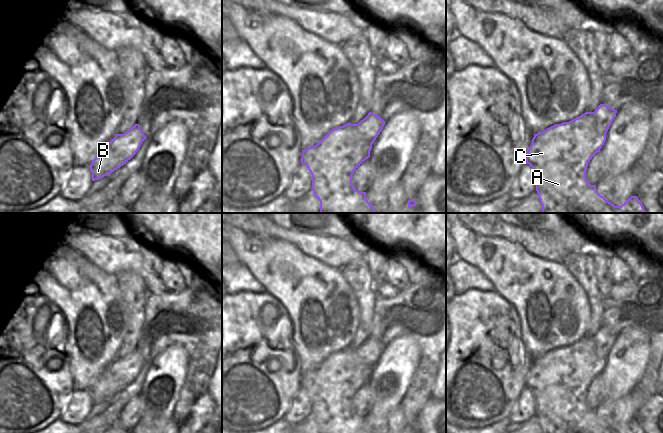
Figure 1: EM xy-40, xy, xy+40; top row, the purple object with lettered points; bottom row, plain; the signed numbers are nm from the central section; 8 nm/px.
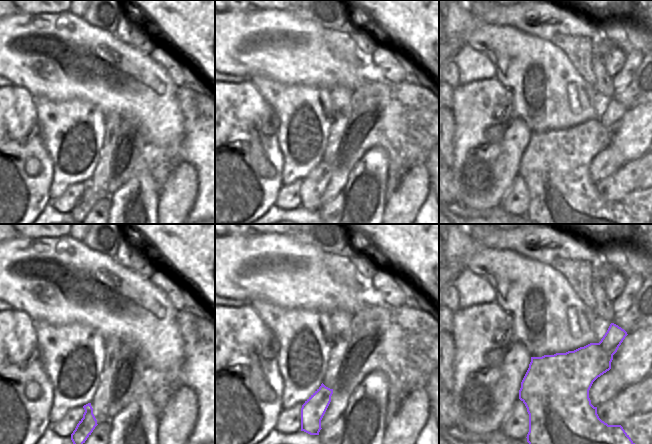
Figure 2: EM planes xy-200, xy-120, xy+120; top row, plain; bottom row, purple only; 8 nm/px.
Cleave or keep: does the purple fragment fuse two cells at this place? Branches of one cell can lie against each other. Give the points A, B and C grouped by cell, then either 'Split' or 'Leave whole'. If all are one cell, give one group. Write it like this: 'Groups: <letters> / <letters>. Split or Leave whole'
Groups: A C / B. Split.

